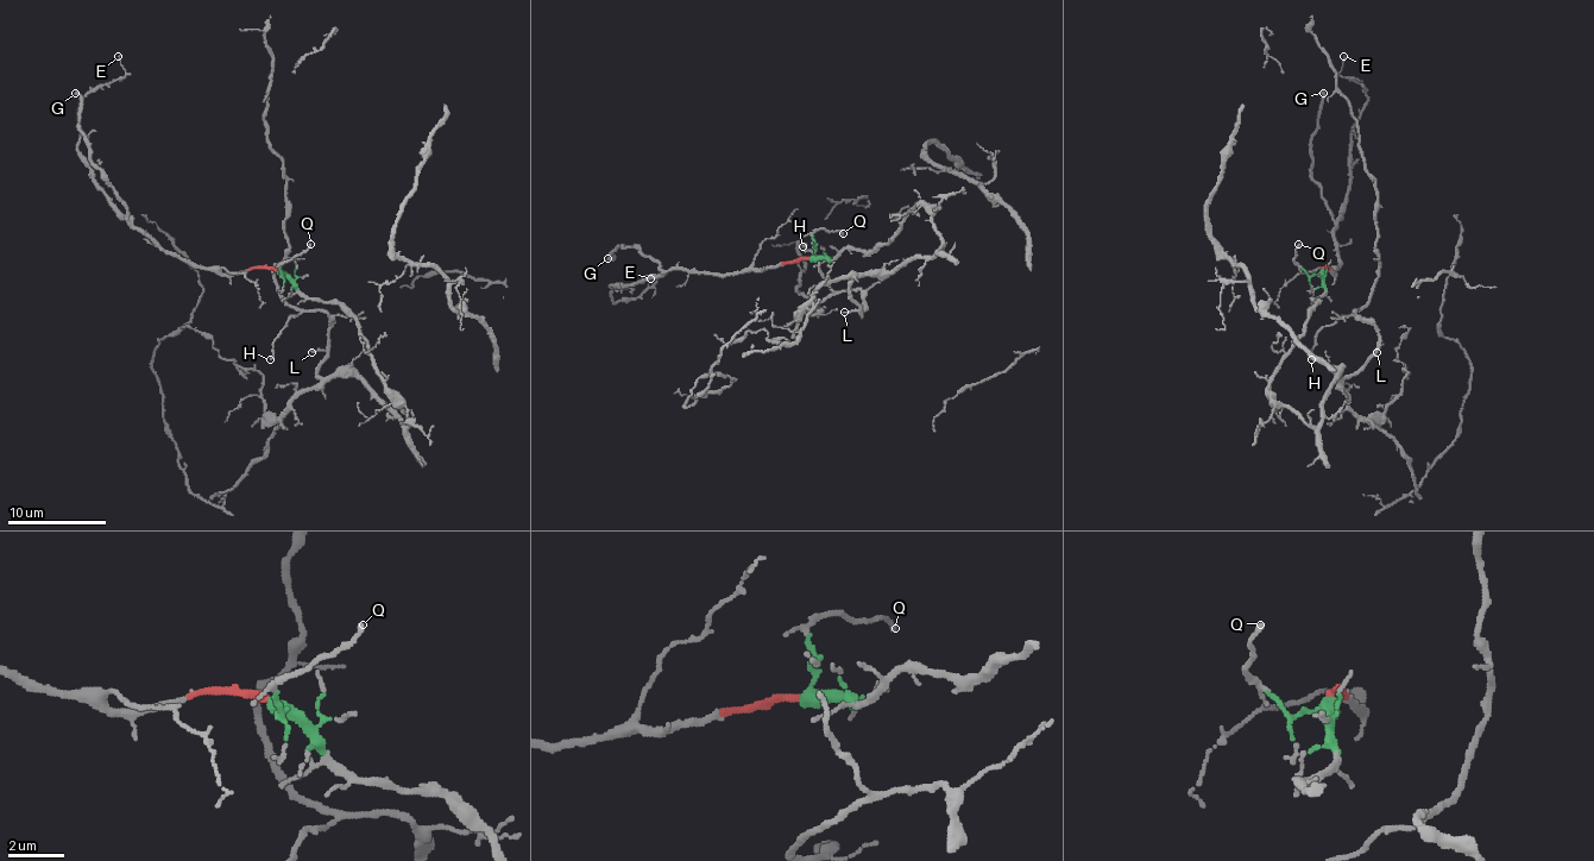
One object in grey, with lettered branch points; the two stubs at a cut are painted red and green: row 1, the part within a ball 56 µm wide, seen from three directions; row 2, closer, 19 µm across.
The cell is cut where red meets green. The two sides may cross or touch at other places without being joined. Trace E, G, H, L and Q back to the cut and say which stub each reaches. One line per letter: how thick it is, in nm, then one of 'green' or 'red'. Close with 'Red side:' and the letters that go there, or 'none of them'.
E: 100 nm thick; red
G: 240 nm thick; red
H: 110 nm thick; green
L: 130 nm thick; green
Q: 160 nm thick; green
Red side: E, G

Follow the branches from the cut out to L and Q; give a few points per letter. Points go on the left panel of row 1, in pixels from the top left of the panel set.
L: (277, 269), (314, 301), (338, 303), (351, 315), (407, 426), (360, 379), (316, 372), (326, 352), (312, 352)
Q: (277, 269), (282, 274), (279, 266), (312, 244)

